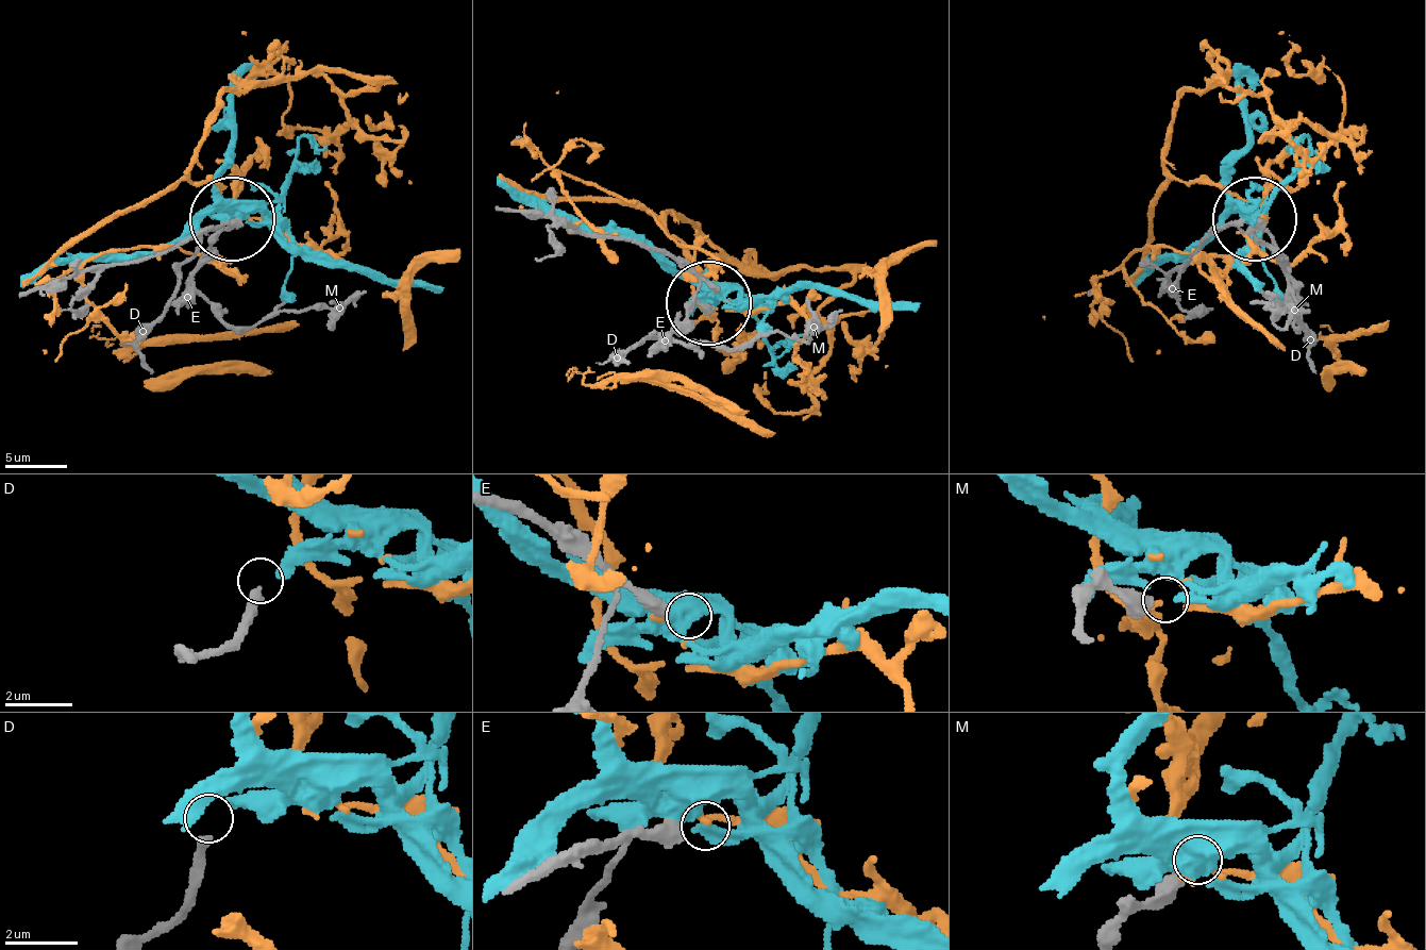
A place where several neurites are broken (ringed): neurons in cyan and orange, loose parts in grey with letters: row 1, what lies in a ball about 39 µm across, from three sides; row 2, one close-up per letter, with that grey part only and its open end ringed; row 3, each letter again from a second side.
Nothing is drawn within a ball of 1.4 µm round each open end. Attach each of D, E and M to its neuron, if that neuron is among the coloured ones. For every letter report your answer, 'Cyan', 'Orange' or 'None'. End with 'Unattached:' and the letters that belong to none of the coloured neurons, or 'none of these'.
D: Cyan
E: None
M: Orange
Unattached: E

